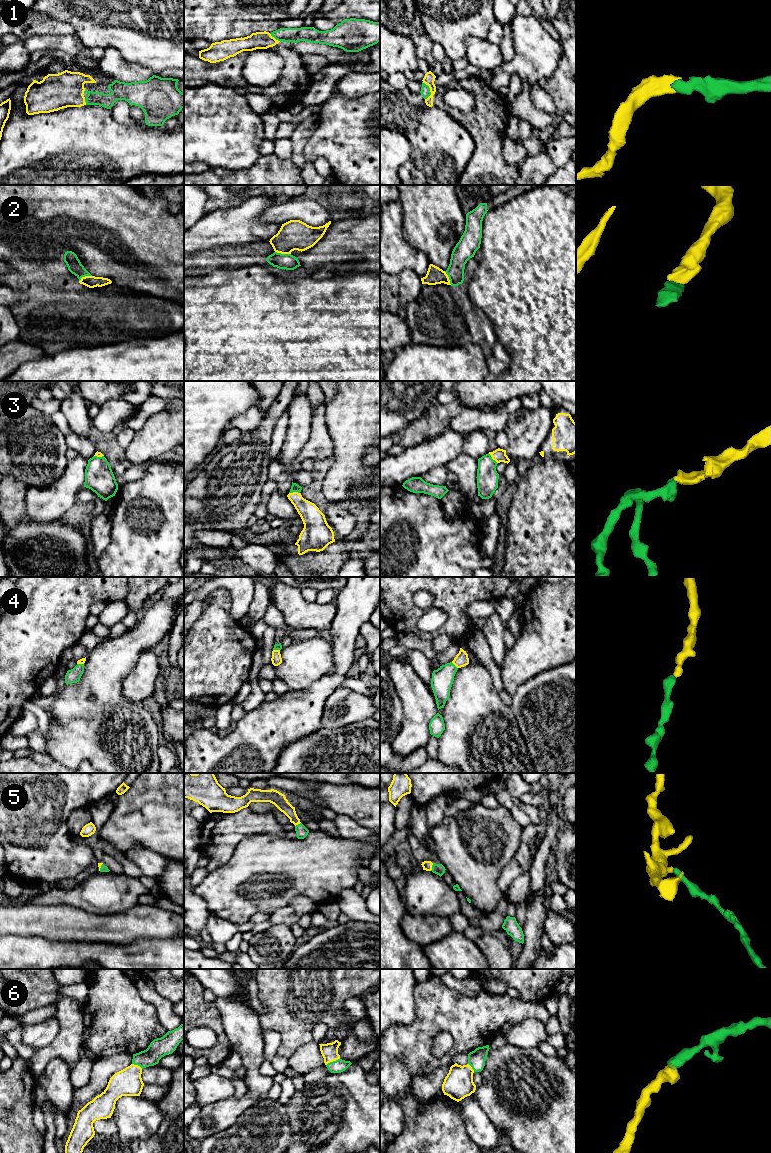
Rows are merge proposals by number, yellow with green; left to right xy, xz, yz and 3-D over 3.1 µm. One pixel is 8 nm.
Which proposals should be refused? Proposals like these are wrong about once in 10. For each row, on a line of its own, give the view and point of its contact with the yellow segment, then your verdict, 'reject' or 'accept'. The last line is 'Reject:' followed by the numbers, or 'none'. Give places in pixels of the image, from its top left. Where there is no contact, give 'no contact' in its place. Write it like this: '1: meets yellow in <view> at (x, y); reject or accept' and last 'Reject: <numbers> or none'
1: meets yellow in yz at (430, 90); accept
2: meets yellow in xz at (283, 253); accept
3: meets yellow in yz at (492, 458); accept
4: meets yellow in yz at (454, 664); accept
5: meets yellow in yz at (431, 867); accept
6: meets yellow in xz at (332, 1061); accept
Reject: none

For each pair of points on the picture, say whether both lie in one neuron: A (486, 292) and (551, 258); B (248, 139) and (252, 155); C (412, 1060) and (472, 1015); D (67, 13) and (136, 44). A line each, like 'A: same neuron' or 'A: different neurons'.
A: same neuron
B: same neuron
C: same neuron
D: same neuron

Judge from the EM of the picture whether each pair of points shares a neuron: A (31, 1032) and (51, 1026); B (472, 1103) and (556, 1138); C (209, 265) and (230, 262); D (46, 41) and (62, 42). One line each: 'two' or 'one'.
A: one
B: two
C: one
D: one

